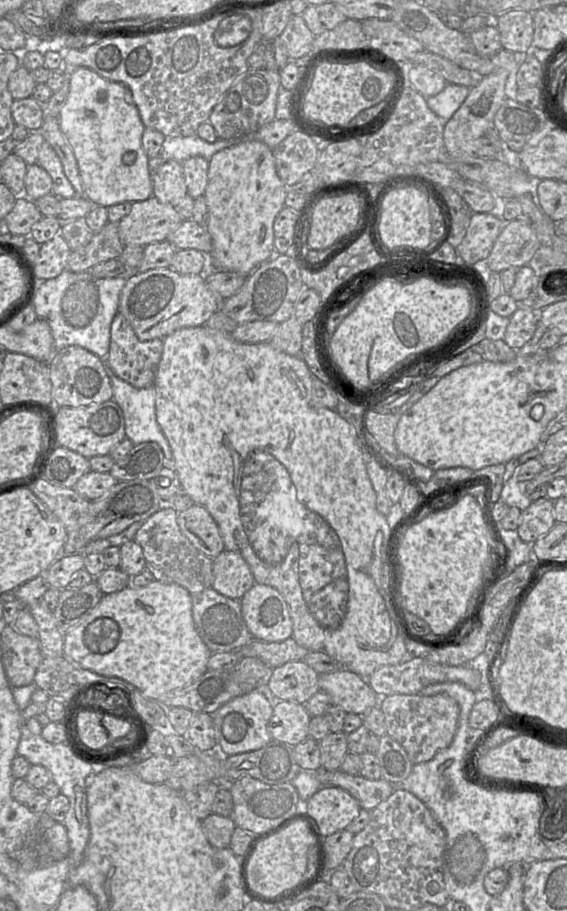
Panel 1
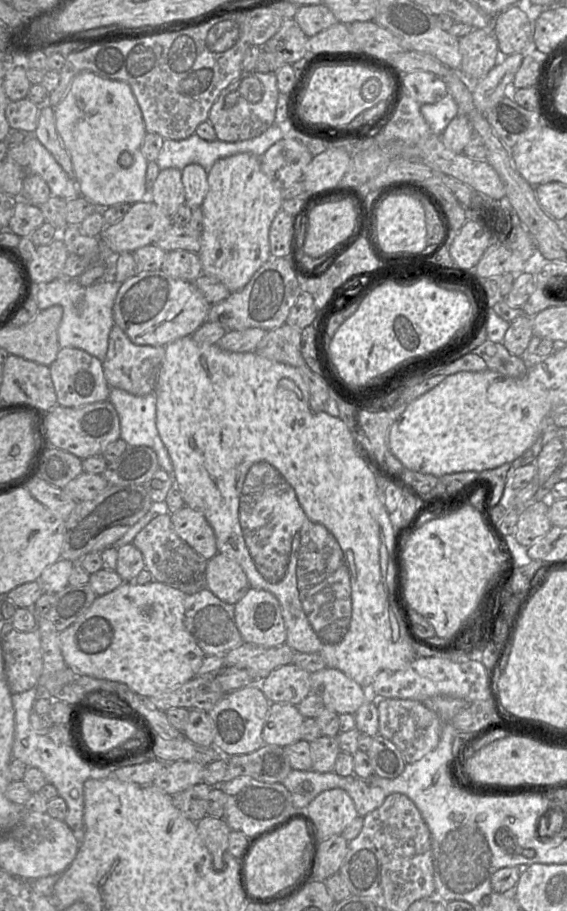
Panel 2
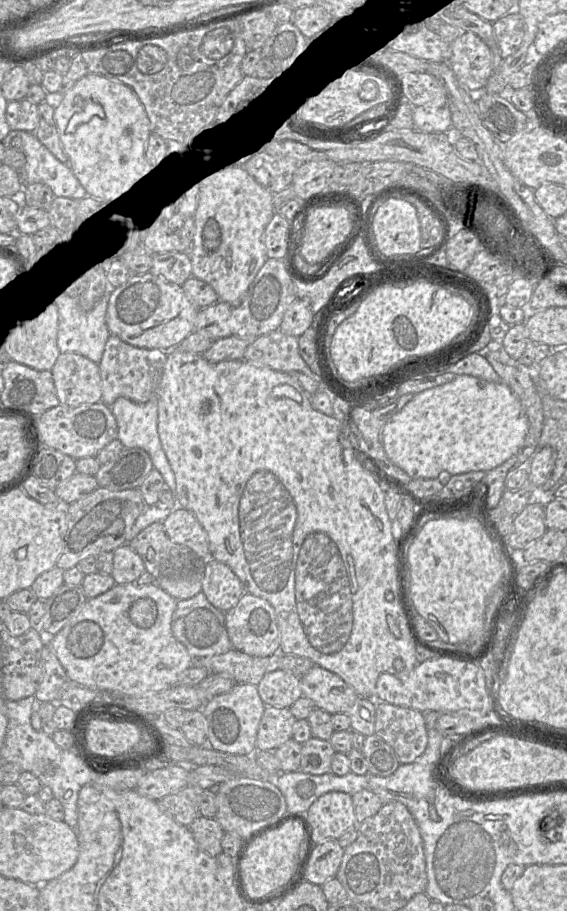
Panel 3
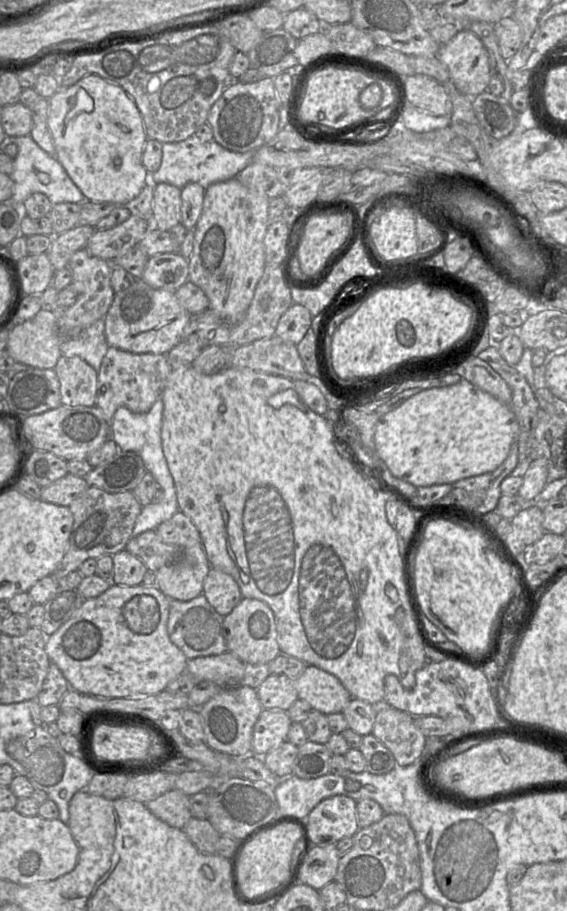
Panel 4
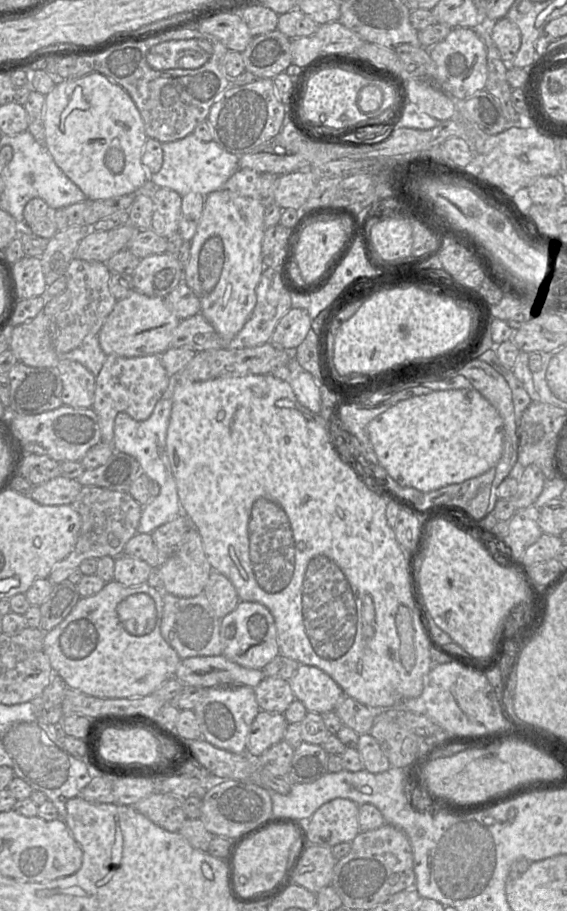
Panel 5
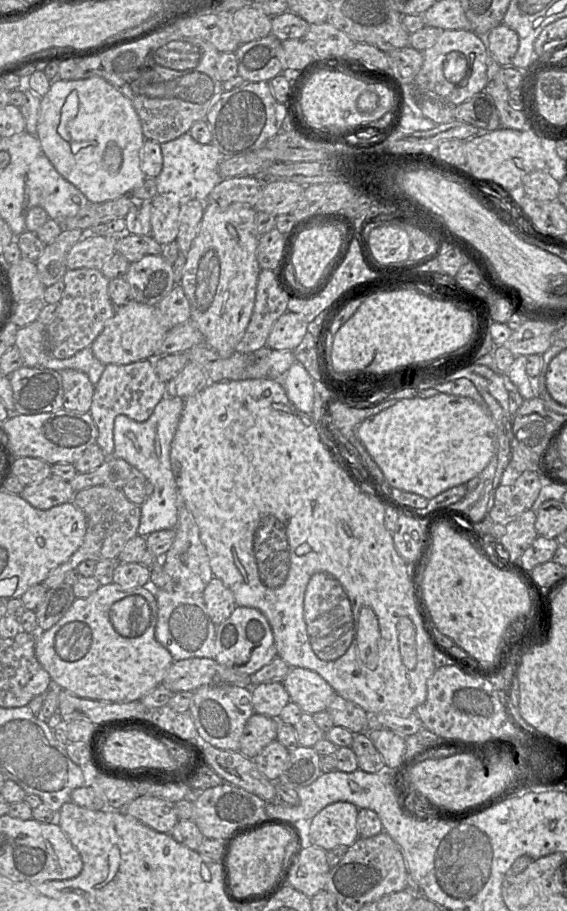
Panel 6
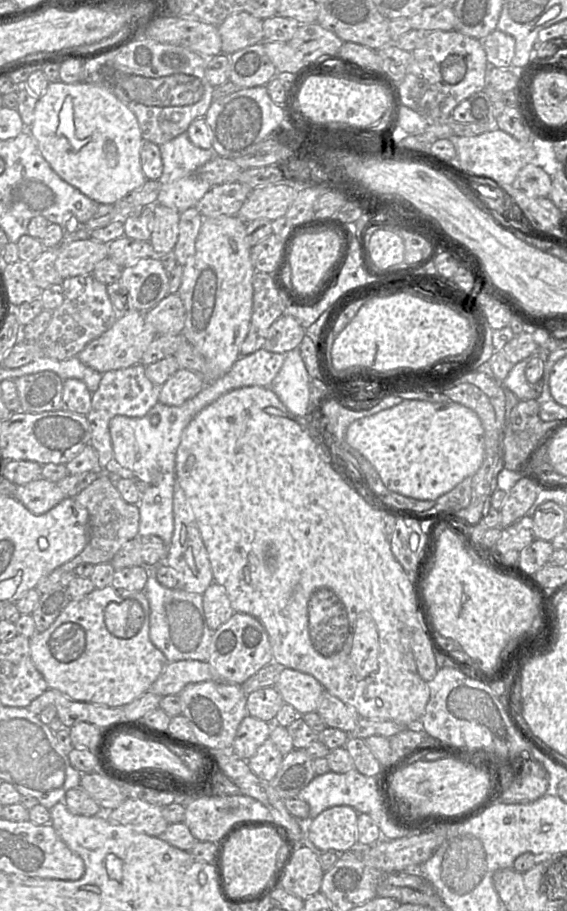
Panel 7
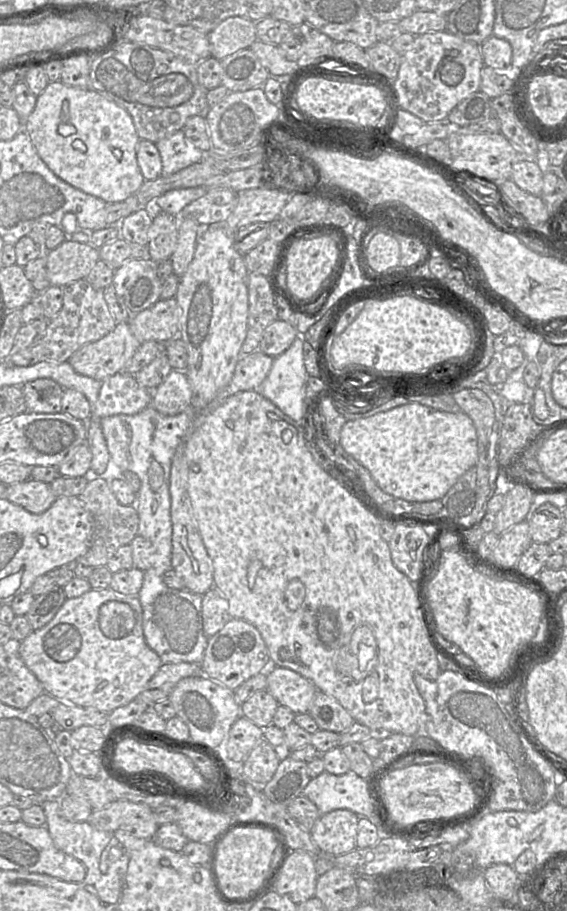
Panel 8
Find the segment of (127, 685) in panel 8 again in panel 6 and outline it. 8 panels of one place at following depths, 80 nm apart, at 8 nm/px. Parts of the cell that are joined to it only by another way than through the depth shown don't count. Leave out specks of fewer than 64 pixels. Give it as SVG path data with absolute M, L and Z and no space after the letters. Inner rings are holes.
M114 582L100 587L86 598L76 598L65 615L50 629L37 633L35 653L49 673L54 686L78 697L128 703L160 685L174 660L169 651L156 639L158 619L156 591L150 585L124 589Z

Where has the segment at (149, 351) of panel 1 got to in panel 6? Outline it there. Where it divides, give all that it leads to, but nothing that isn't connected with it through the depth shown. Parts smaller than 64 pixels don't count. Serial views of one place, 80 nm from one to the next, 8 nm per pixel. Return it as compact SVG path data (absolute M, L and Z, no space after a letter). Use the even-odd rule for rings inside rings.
M146 359L126 365L108 364L101 378L95 385L90 414L97 426L98 436L96 444L101 448L106 457L114 453L114 420L118 415L126 415L137 422L146 421L153 413L156 405L166 396L166 383L155 372L154 359Z

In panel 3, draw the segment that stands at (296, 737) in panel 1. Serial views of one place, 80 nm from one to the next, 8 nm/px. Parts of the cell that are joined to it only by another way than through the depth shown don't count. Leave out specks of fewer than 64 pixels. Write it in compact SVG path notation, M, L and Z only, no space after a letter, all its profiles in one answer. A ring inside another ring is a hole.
M266 706L256 736L258 750L275 750L293 736L296 718L289 708Z

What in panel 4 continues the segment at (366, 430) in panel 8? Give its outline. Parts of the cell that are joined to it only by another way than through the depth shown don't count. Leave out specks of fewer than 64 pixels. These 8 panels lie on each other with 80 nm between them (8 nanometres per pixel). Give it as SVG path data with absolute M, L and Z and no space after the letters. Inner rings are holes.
M466 379L451 386L430 388L405 400L378 423L375 444L378 456L391 473L416 487L455 482L495 471L508 457L519 435L519 423L510 405L505 405Z

